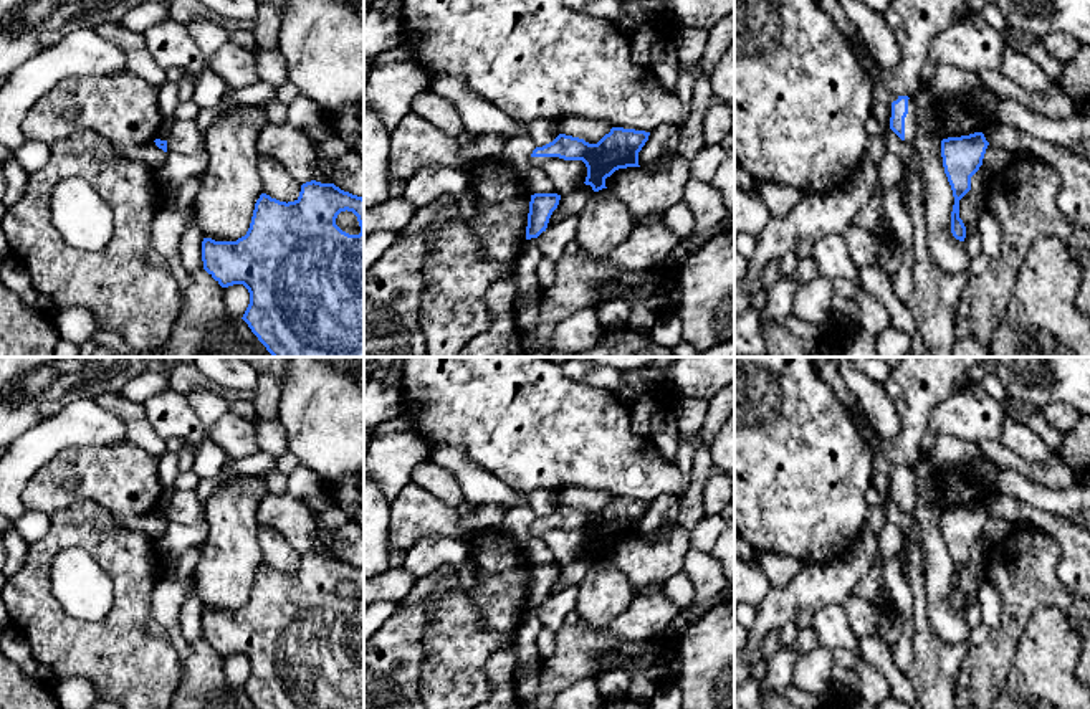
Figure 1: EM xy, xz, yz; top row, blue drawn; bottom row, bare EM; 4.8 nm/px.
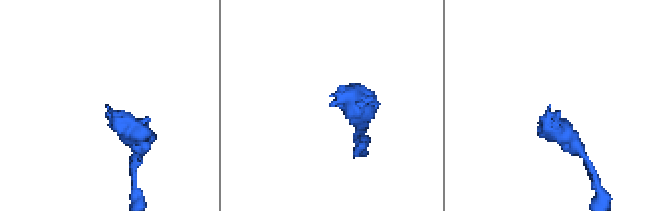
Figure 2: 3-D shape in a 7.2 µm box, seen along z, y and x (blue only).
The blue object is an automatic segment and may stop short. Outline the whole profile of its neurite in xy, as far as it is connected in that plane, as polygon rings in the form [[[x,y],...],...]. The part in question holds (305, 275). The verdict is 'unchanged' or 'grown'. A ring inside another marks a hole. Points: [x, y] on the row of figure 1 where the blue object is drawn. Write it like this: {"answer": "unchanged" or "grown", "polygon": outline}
{"answer": "unchanged", "polygon": [[[316,180],[301,185],[294,202],[261,193],[250,228],[237,241],[202,241],[203,269],[222,286],[243,284],[250,304],[243,321],[273,357],[364,357],[364,198],[334,183]],[[341,212],[357,217],[361,233],[349,235],[336,225]]]}

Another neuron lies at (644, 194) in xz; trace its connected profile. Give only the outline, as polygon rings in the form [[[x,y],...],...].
[[[676,155],[657,174],[648,174],[642,167],[619,169],[605,178],[605,187],[627,205],[635,223],[640,225],[647,217],[663,215],[681,202],[688,178],[690,162]]]

